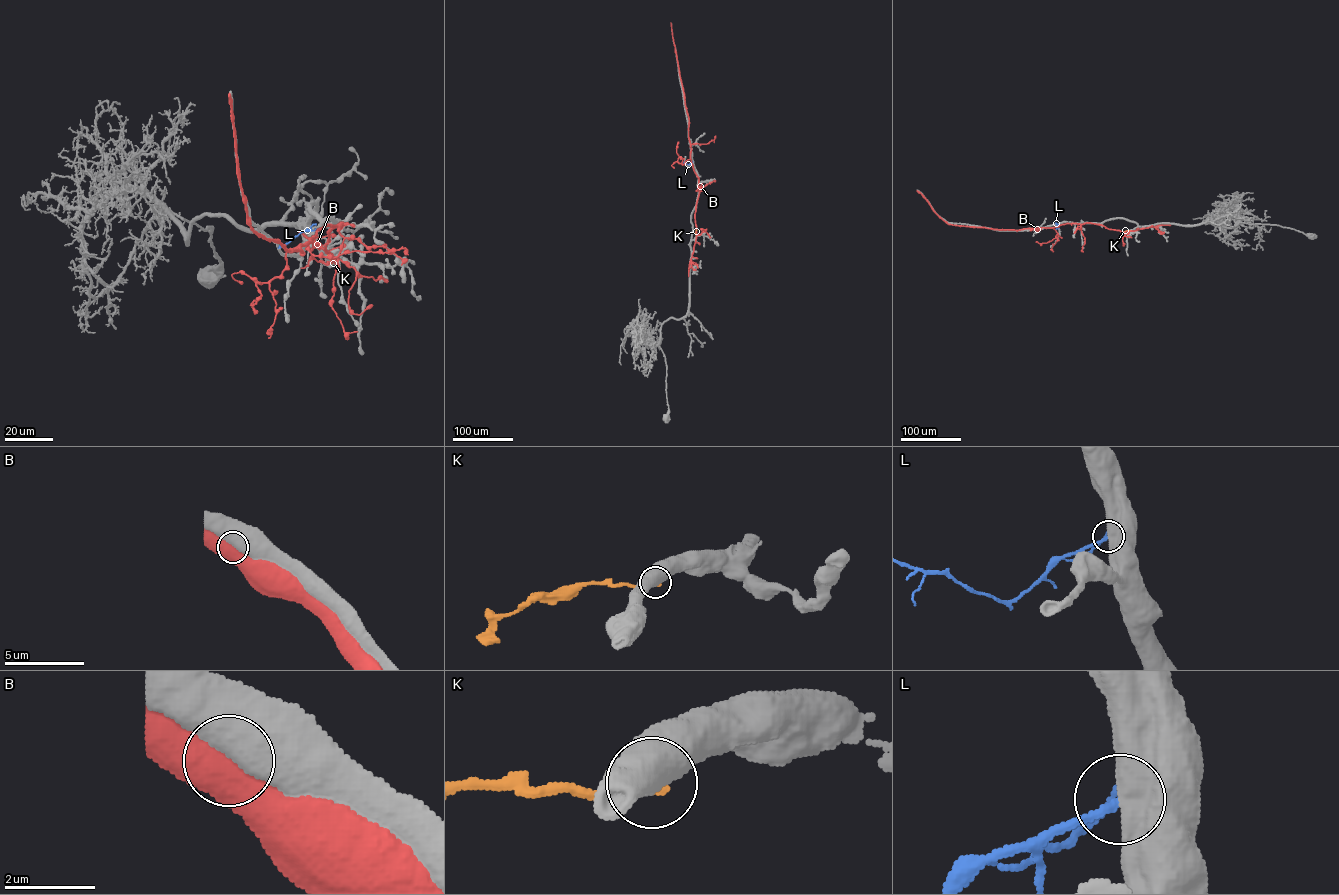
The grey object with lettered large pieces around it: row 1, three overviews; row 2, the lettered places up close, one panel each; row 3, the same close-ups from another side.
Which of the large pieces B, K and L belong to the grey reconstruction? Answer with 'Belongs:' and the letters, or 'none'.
Belongs: none

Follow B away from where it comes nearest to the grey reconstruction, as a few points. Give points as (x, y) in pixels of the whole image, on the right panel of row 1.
B: (918, 191), (944, 220), (958, 225), (1021, 229), (1090, 223), (1124, 232), (1170, 225)

